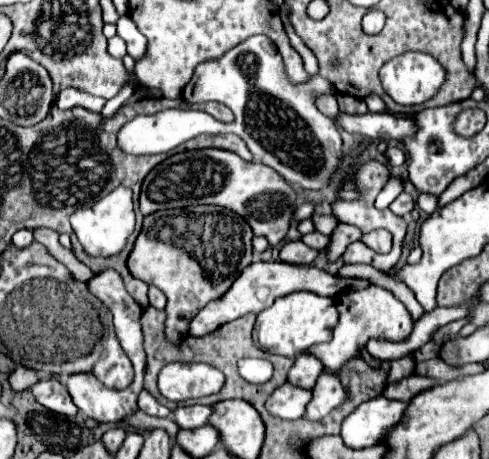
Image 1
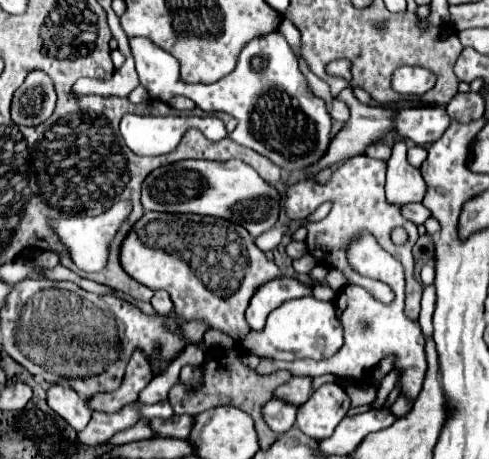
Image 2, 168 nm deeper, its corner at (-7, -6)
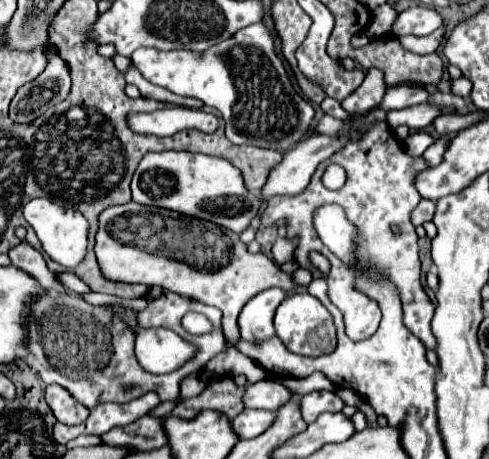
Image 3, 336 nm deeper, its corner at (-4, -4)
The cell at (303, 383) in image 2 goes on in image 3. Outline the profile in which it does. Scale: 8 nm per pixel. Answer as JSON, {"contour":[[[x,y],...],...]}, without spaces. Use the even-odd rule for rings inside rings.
{"contour":[[[268,378],[248,384],[244,390],[244,406],[246,408],[260,408],[260,410],[276,412],[290,398],[292,398],[292,394],[288,392],[288,388],[284,388],[280,382],[268,380]]]}

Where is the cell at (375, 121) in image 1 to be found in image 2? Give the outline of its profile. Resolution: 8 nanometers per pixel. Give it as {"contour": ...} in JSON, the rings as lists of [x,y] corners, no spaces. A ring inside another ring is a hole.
{"contour":[[[443,106],[405,108],[393,118],[393,132],[413,144],[429,146],[449,126],[449,116]]]}

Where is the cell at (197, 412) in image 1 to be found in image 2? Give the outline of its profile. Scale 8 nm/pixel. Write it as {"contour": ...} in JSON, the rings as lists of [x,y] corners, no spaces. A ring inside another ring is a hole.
{"contour":[[[181,414],[181,416],[171,416],[169,420],[151,420],[153,430],[159,436],[173,436],[173,438],[187,438],[191,434],[191,426],[193,426],[195,418],[189,414]]]}

